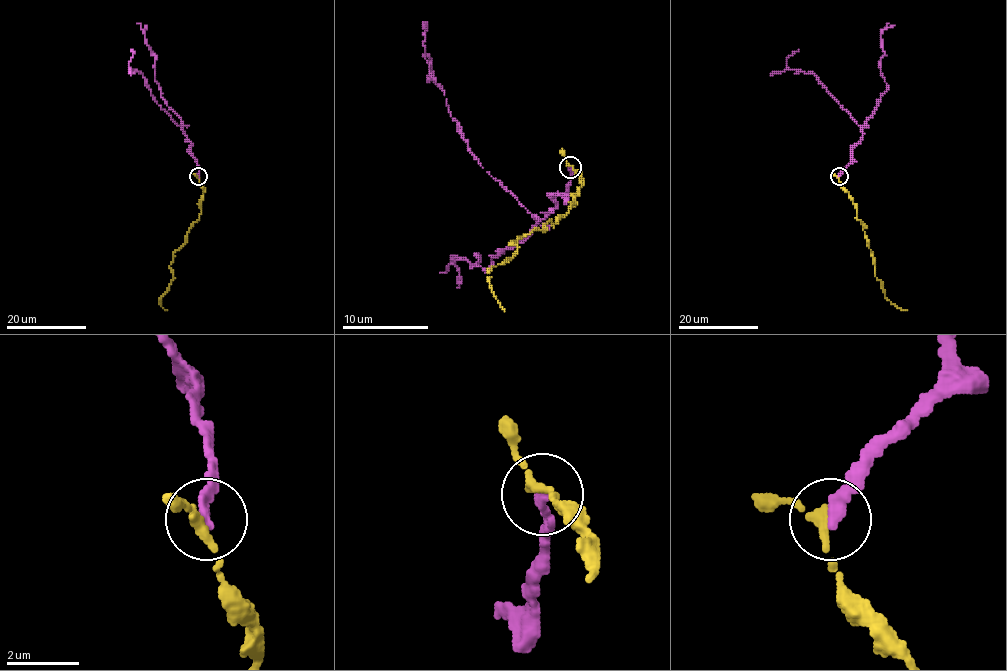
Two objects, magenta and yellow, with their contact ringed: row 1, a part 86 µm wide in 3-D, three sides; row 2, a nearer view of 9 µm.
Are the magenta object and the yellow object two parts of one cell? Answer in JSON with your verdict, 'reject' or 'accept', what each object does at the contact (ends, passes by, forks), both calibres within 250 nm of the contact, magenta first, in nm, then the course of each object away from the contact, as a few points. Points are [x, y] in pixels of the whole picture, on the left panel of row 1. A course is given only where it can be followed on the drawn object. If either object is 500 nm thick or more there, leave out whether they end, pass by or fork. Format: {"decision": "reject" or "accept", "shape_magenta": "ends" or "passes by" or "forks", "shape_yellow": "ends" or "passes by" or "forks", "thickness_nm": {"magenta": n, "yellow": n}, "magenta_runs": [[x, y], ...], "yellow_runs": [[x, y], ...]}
{"decision": "accept", "shape_magenta": "ends", "shape_yellow": "passes by", "thickness_nm": {"magenta": 320, "yellow": 240}, "magenta_runs": [[198, 176], [191, 144], [182, 129], [156, 103], [141, 72], [129, 67], [131, 50]], "yellow_runs": [[197, 176], [203, 188], [200, 213], [173, 253], [173, 279], [160, 304], [167, 310]]}

